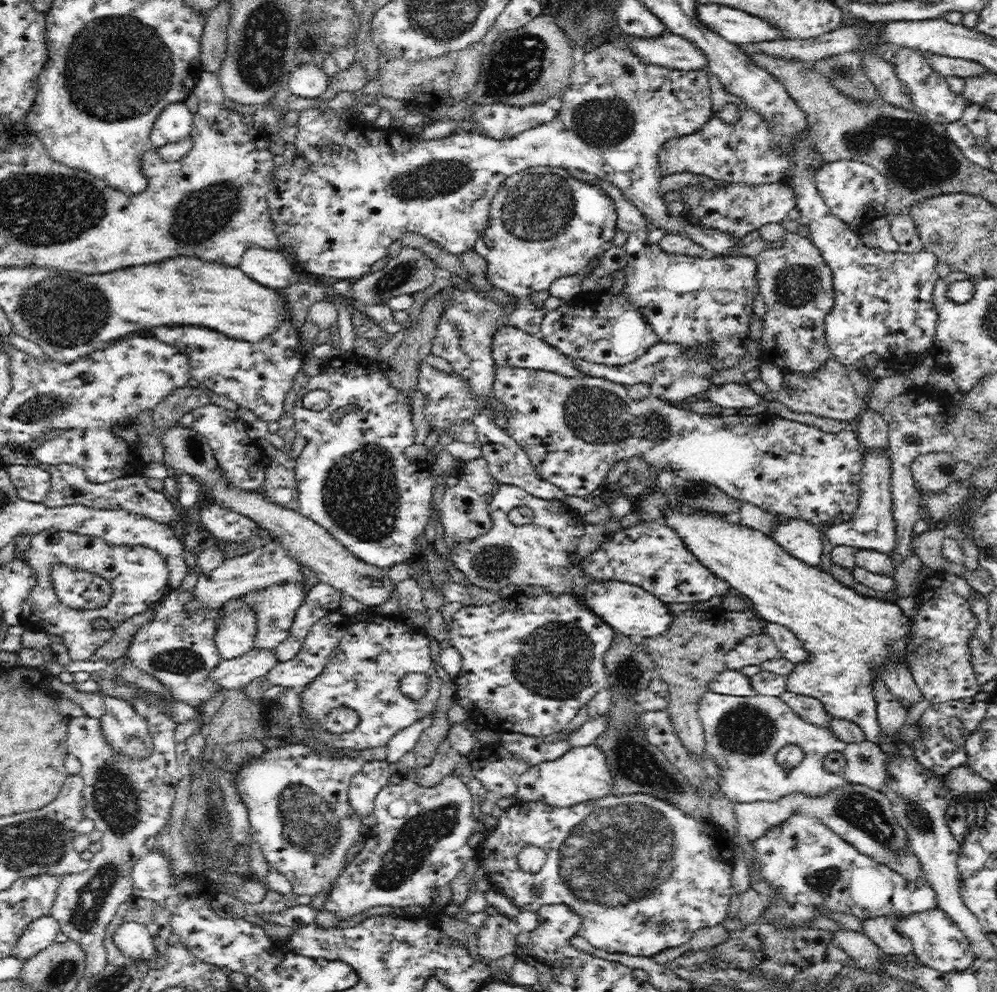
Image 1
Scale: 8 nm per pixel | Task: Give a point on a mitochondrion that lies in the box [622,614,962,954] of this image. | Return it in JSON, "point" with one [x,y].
{"point":[745,731]}

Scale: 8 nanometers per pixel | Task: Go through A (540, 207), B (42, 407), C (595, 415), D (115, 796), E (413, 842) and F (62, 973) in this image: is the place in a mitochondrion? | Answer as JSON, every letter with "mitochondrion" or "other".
{"A":"mitochondrion","B":"mitochondrion","C":"mitochondrion","D":"mitochondrion","E":"mitochondrion","F":"mitochondrion"}

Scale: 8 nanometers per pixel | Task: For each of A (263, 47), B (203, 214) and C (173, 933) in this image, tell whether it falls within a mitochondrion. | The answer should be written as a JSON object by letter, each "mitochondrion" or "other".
{"A":"mitochondrion","B":"mitochondrion","C":"other"}

